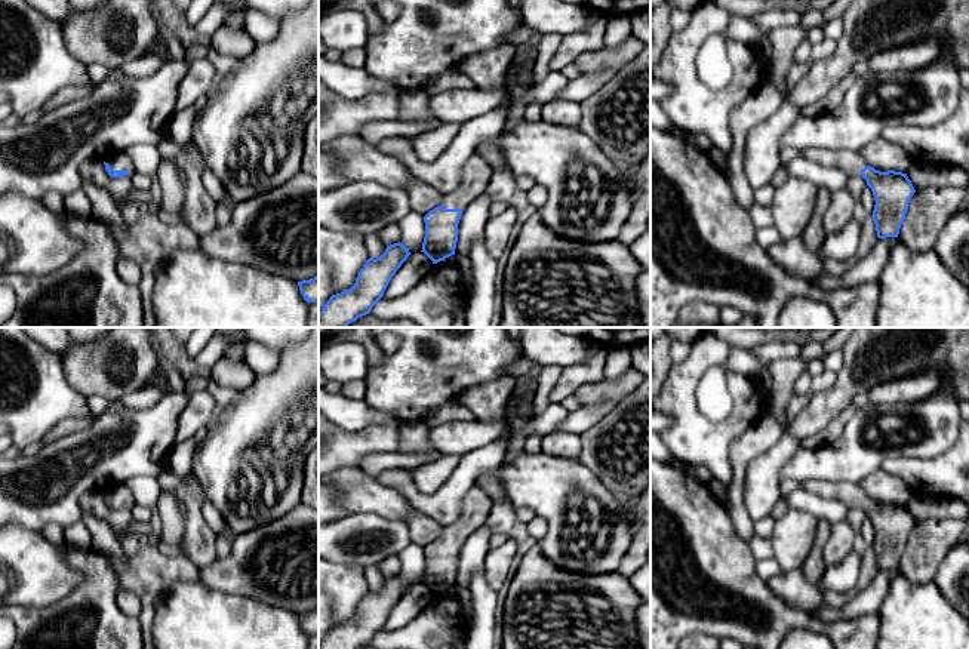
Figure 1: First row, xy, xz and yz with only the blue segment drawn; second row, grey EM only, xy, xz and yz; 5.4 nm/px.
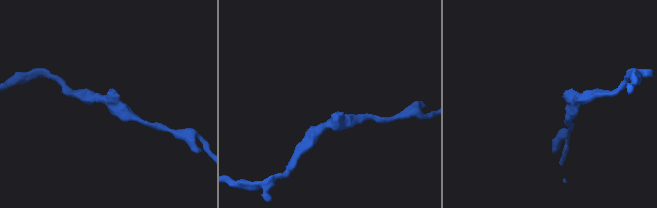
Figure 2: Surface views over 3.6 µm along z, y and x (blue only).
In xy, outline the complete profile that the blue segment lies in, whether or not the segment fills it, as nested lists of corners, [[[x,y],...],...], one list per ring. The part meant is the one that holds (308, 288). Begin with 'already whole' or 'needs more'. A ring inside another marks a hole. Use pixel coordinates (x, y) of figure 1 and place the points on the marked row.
already whole | [[[319,276],[310,280],[298,282],[299,290],[304,299],[310,302],[319,302]]]

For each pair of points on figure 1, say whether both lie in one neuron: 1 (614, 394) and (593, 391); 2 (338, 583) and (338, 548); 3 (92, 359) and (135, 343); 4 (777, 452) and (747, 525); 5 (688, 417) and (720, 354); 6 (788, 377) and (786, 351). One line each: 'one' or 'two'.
1: one
2: two
3: one
4: two
5: one
6: two

